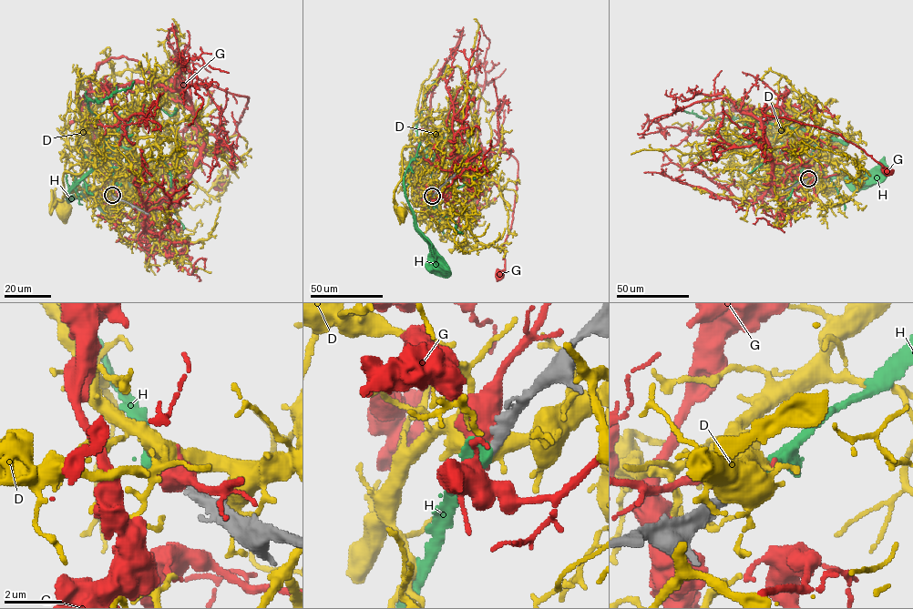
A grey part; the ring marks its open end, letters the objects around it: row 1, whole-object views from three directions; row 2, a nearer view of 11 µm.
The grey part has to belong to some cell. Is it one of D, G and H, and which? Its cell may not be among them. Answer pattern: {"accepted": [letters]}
{"accepted": ["H"]}

